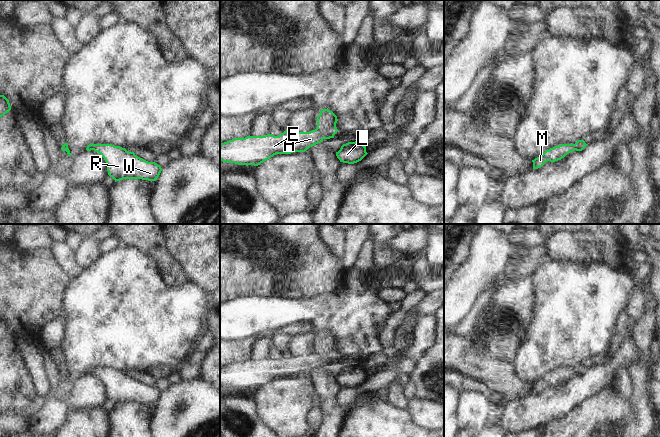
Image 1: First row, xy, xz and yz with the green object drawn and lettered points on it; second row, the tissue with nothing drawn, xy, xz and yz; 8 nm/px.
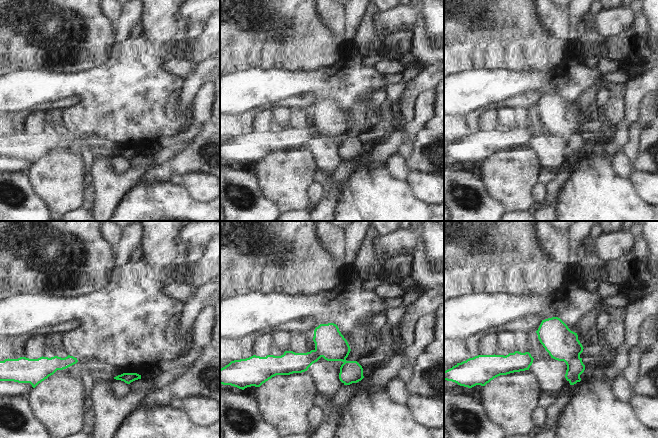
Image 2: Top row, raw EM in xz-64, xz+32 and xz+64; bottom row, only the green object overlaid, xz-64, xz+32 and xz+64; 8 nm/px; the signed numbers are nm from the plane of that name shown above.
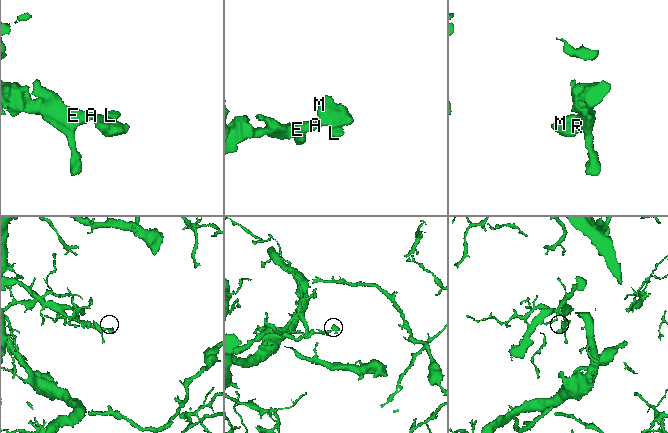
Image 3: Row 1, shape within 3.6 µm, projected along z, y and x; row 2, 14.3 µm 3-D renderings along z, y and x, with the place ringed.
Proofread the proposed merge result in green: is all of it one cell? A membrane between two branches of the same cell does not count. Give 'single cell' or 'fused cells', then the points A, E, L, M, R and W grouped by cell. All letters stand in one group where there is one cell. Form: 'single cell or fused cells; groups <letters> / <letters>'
single cell; groups A E L M R W

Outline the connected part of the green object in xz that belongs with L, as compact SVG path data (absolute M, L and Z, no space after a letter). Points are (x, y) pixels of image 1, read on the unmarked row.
M358 365L343 368L340 374L336 376L336 380L340 386L348 388L361 385L367 378L366 370Z

